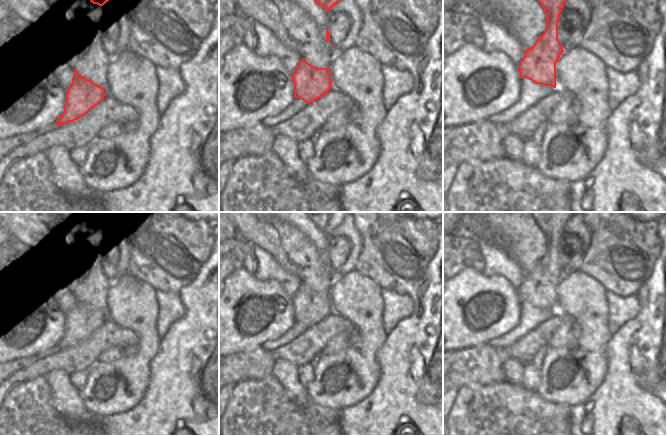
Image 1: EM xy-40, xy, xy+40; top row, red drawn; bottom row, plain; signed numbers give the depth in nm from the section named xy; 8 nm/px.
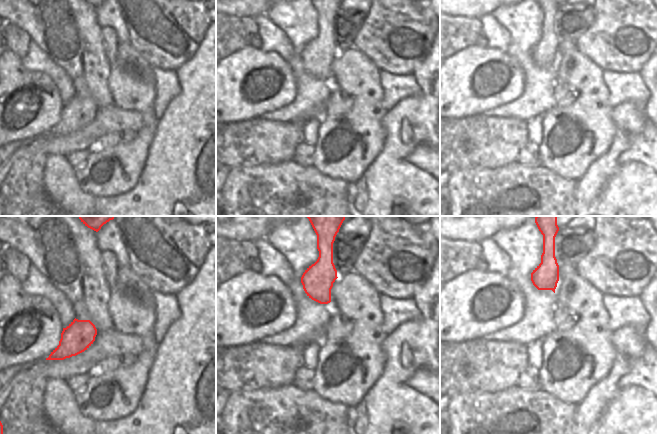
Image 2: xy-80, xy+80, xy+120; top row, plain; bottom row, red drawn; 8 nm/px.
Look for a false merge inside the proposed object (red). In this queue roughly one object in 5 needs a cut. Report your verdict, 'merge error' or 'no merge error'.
no merge error

